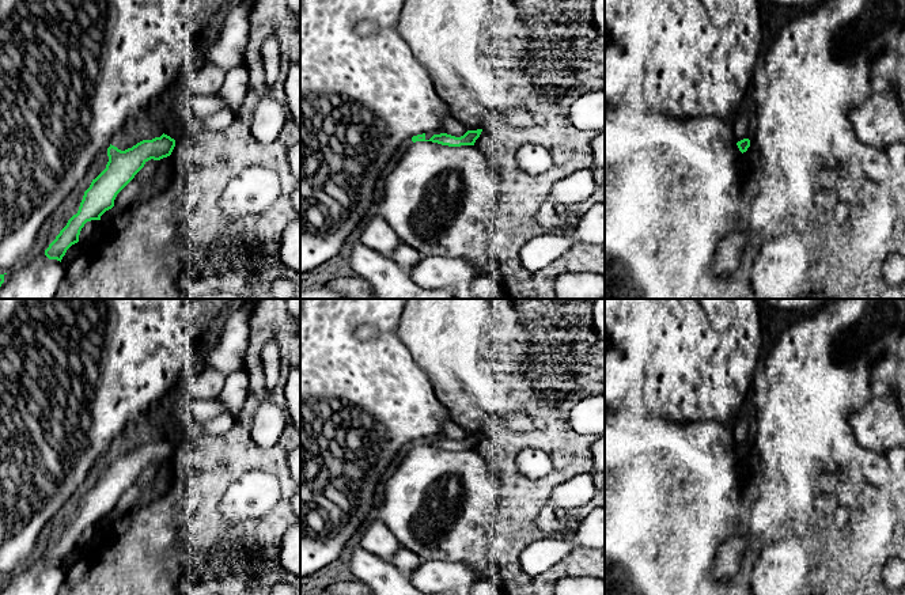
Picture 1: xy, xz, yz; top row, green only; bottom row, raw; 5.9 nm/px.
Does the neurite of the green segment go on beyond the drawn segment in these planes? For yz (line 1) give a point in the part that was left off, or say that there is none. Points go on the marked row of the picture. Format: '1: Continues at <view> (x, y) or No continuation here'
1: No continuation here

